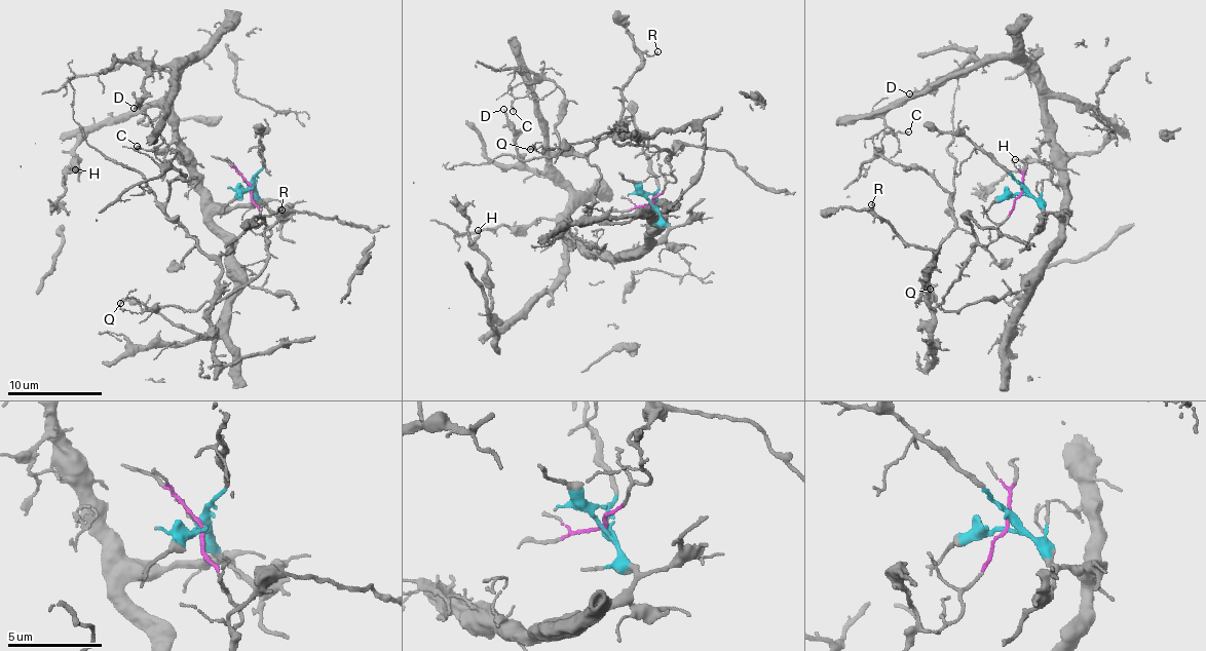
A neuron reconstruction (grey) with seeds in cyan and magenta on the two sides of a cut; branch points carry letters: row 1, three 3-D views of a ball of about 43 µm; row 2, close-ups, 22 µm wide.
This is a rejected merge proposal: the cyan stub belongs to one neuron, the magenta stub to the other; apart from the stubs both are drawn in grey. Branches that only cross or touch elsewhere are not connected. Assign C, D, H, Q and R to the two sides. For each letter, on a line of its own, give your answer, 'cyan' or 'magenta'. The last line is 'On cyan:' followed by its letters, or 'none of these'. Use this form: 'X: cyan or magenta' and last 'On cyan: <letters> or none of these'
C: cyan
D: cyan
H: cyan
Q: magenta
R: magenta
On cyan: C, D, H

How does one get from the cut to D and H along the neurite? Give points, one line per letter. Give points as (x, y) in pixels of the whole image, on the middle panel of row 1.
D: (651, 204), (667, 232), (644, 250), (627, 256), (589, 250), (564, 230), (567, 192), (524, 164), (504, 109)
H: (651, 204), (667, 232), (627, 256), (589, 252), (565, 236), (563, 269), (506, 320), (492, 311), (478, 229)

